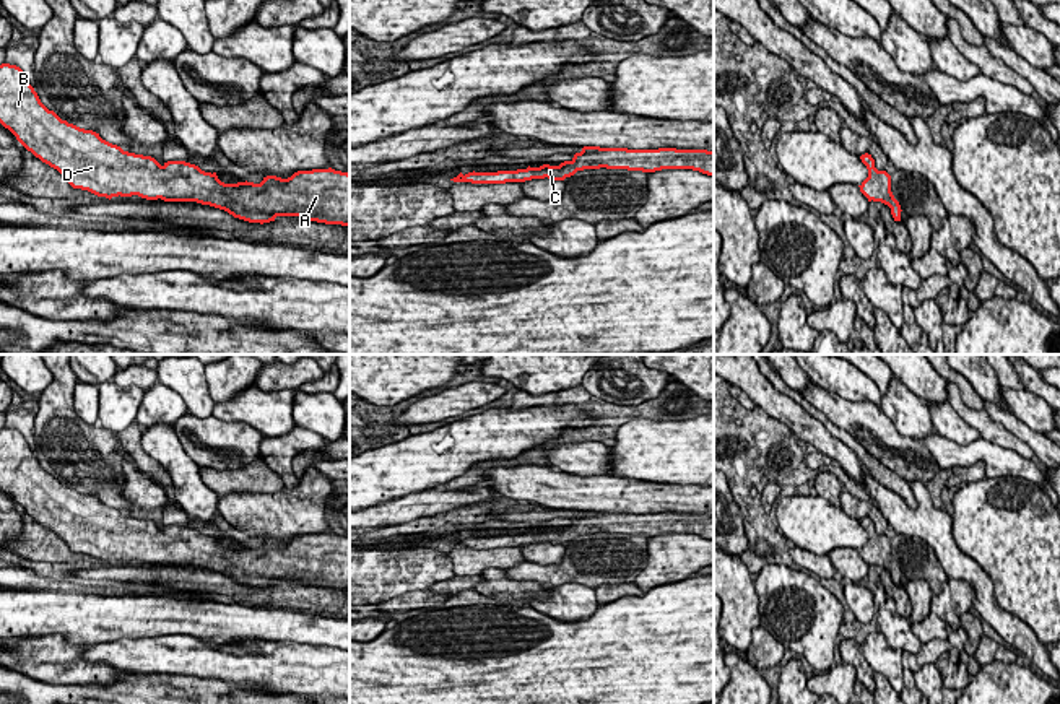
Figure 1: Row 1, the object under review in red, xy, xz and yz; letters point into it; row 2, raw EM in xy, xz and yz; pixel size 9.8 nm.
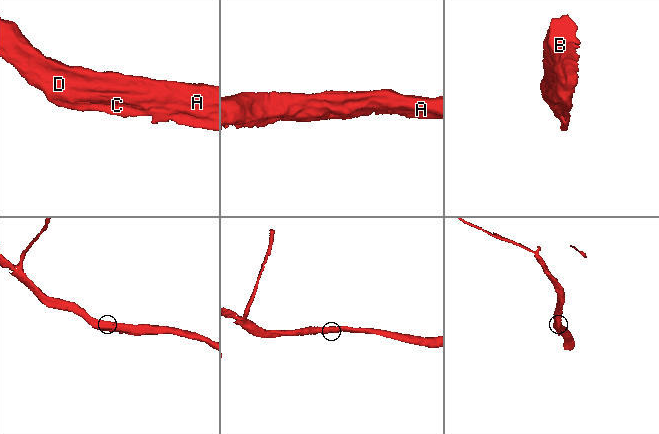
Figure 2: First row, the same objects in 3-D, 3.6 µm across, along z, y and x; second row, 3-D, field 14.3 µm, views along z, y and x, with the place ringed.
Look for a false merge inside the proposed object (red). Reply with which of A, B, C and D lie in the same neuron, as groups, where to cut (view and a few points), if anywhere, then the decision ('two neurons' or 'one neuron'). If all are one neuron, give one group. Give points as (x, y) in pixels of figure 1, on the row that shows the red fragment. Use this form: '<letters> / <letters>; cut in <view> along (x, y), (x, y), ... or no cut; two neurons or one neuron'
A B C D; no cut; one neuron

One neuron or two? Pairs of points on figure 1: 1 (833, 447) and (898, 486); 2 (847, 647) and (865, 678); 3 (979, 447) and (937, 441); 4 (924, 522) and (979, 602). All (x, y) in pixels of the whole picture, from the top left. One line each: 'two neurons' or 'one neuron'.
1: two neurons
2: one neuron
3: one neuron
4: one neuron

